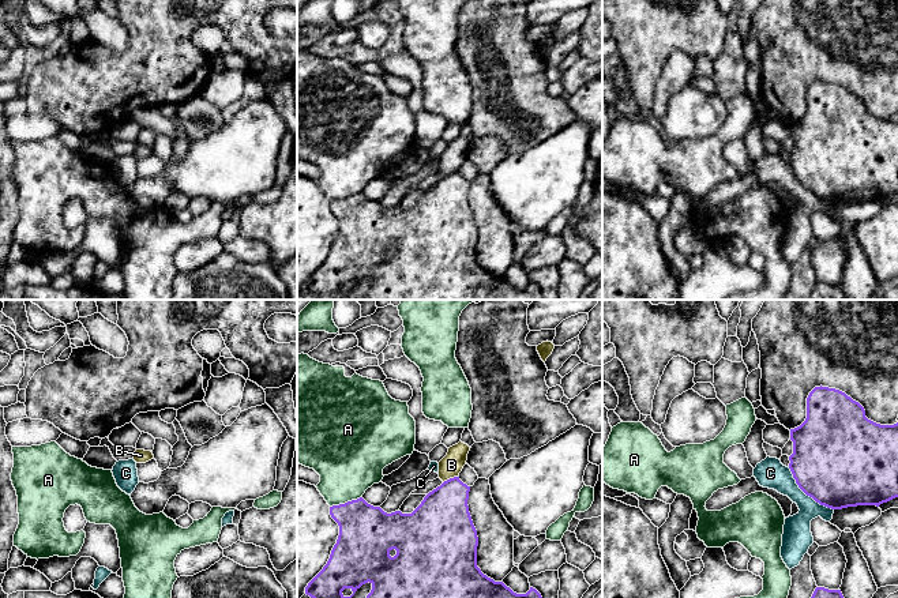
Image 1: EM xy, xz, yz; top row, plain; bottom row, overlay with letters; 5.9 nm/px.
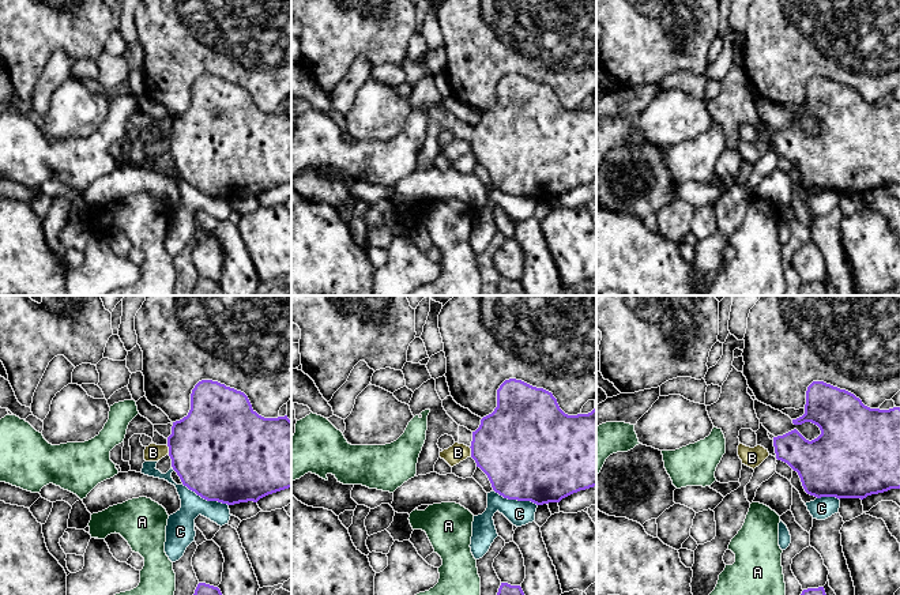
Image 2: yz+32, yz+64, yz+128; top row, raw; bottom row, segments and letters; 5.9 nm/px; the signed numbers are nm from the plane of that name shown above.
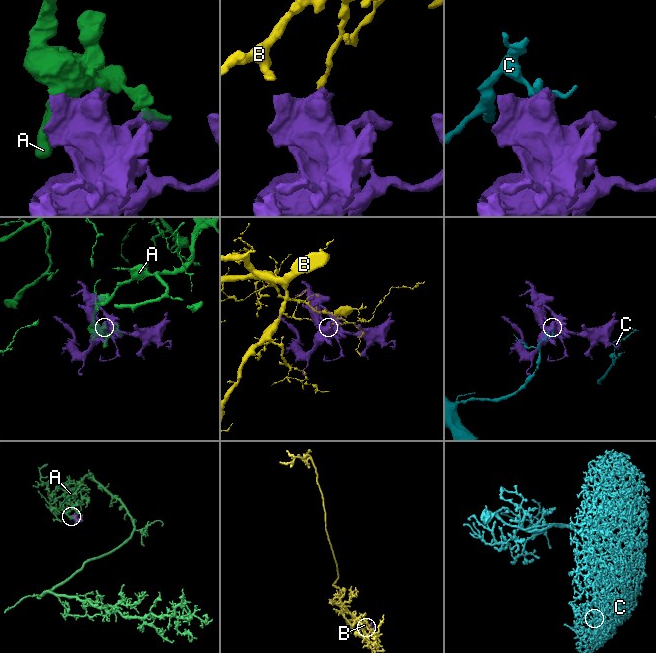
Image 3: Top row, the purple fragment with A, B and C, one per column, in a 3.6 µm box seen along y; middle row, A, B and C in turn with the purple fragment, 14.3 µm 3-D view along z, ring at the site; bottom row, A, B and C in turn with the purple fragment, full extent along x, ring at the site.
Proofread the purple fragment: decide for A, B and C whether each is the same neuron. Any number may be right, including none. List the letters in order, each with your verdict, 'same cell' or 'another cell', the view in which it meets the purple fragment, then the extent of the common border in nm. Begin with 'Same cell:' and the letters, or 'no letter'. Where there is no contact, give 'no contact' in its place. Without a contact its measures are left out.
Same cell: no letter
A: another cell | xz | 200 nm
B: another cell | xz | 100 nm
C: another cell | yz | 380 nm

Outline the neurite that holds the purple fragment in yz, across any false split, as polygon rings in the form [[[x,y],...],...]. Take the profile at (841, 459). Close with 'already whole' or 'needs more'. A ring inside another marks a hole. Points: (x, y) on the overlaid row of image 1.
[[[815,387],[807,398],[805,421],[790,429],[793,454],[789,469],[799,488],[820,505],[842,509],[857,505],[876,505],[898,497],[898,422],[880,425],[865,417],[864,407],[845,392]]]; already whole

